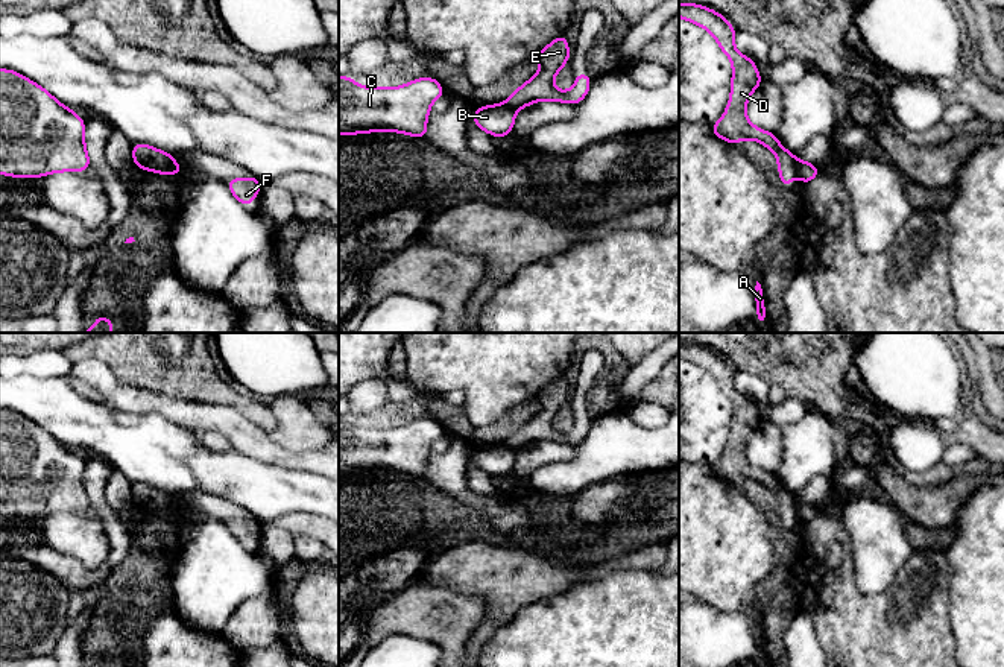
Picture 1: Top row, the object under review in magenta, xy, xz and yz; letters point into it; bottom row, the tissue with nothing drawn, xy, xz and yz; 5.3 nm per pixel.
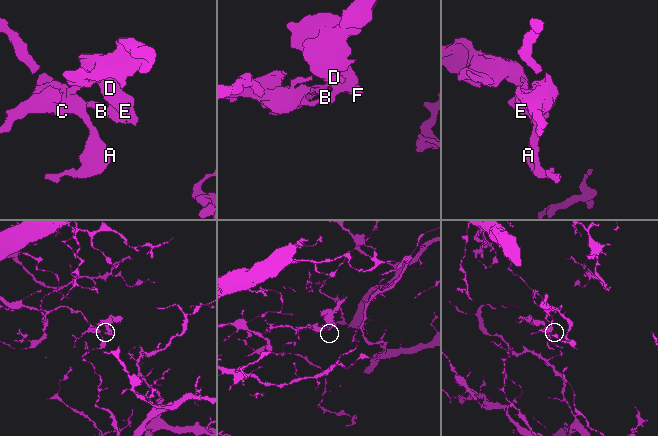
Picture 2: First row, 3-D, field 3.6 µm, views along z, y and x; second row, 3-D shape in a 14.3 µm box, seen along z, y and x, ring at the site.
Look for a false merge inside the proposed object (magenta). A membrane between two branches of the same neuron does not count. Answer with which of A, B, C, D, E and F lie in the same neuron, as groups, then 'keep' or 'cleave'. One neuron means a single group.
A B C / D E F; cleave

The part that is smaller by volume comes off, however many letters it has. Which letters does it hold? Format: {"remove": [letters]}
{"remove": ["D", "E", "F"]}

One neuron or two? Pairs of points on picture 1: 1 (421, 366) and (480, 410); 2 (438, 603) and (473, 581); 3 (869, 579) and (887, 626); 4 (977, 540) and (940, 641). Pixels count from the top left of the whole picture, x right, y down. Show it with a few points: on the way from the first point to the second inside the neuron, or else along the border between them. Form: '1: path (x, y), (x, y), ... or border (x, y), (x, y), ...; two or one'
1: path (439, 366), (448, 366), (474, 392); one
2: border (423, 579), (457, 593), (479, 596), (485, 613); two
3: border (852, 567), (868, 594), (901, 570); two
4: border (950, 581), (950, 629), (956, 651); two

